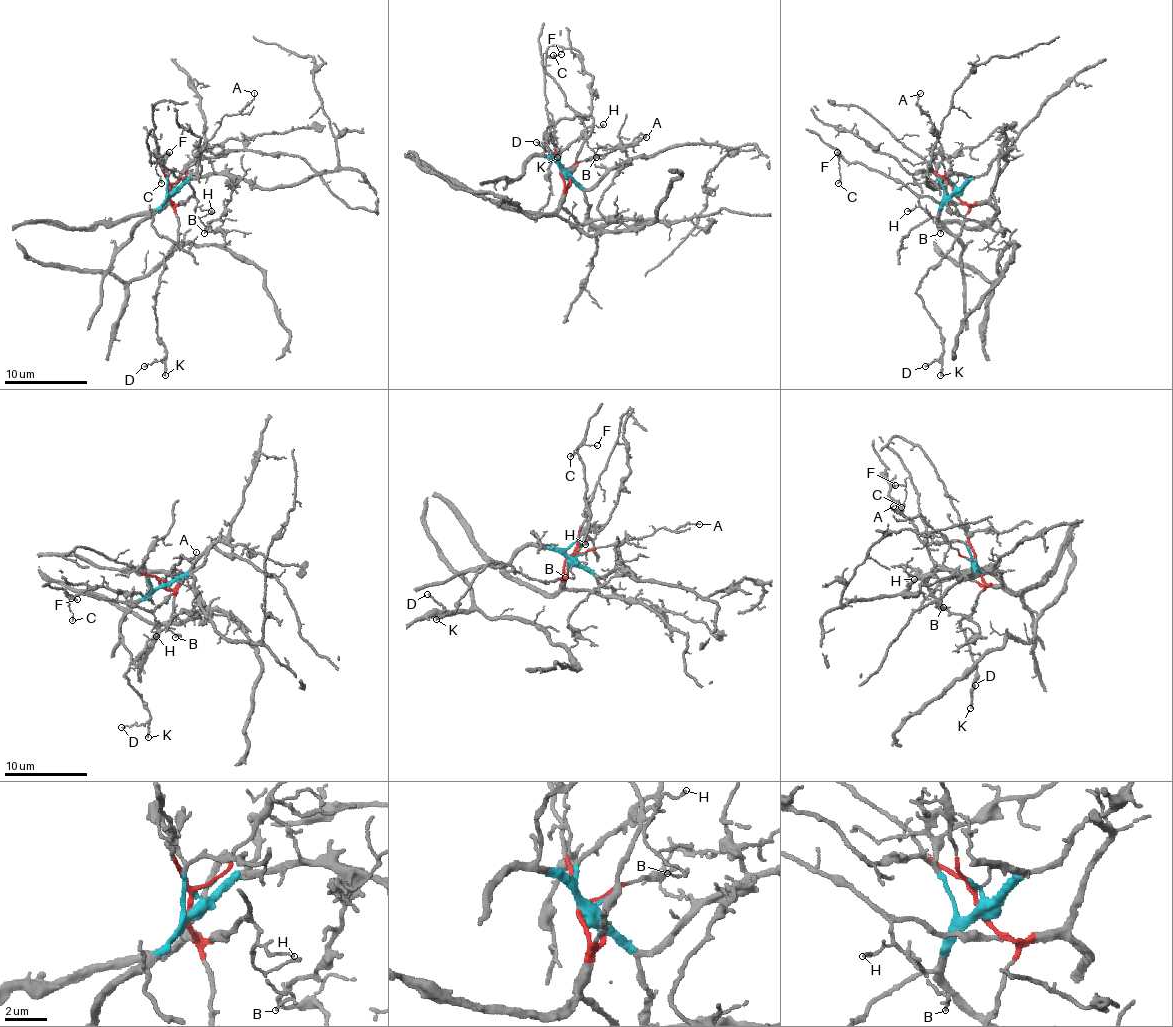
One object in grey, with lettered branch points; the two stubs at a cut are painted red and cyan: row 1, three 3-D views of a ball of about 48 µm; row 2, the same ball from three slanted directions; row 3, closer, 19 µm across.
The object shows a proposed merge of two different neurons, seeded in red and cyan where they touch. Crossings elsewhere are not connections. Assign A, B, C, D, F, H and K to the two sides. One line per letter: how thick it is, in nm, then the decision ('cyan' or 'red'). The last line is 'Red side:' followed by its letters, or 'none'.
A: 90 nm thick; red
B: 70 nm thick; red
C: 110 nm thick; red
D: 130 nm thick; red
F: 80 nm thick; red
H: 100 nm thick; red
K: 170 nm thick; red
Red side: A, B, C, D, F, H, K

